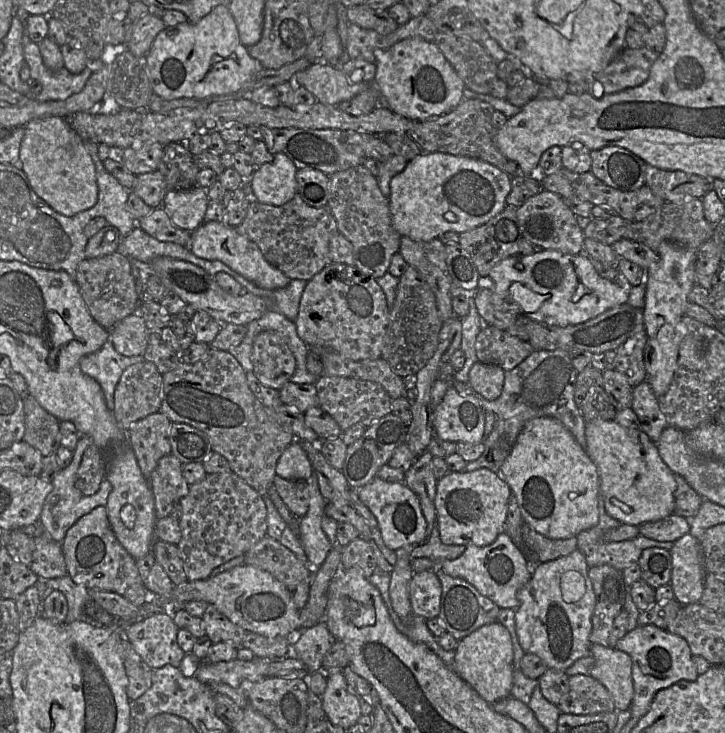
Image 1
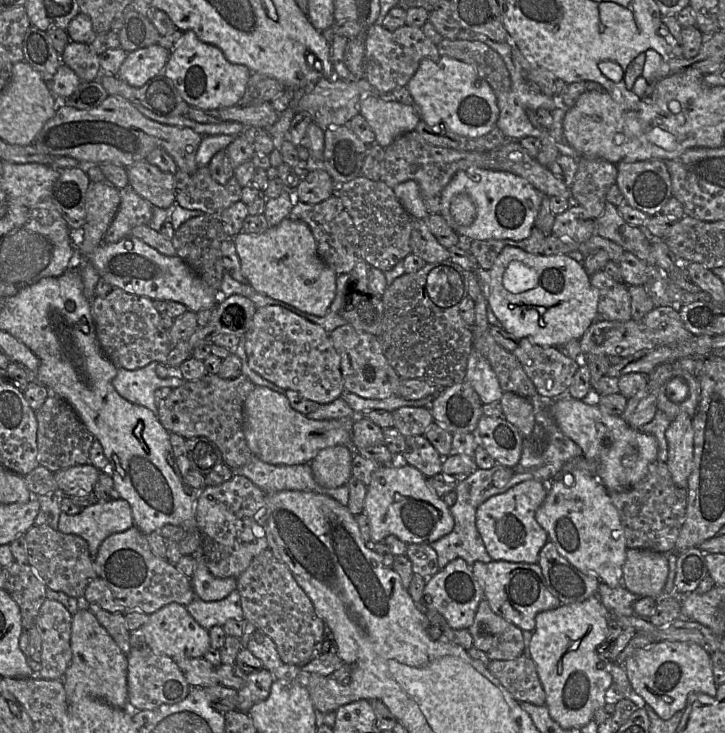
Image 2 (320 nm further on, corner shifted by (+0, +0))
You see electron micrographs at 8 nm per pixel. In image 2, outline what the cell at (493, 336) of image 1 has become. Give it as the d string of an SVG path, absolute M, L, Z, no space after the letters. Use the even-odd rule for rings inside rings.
M527 339L517 343L512 353L535 385L539 396L546 401L570 397L568 388L580 362L565 356L556 347L533 344Z

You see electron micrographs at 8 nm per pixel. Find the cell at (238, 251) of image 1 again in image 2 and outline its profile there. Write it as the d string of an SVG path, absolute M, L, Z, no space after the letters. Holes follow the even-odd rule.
M287 217L260 234L241 232L233 242L242 274L254 290L315 316L327 314L336 295L338 275L318 256L314 236L305 222Z

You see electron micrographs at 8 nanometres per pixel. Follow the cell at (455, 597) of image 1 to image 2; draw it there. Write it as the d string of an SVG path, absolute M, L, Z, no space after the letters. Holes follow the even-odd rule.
M485 599L479 603L468 631L473 638L473 647L483 651L489 660L513 660L523 655L523 630L496 614Z

